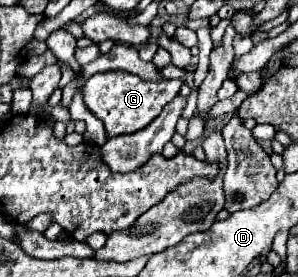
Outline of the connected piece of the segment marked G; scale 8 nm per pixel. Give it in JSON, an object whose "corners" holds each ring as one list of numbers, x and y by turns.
{"corners":[[104,71,104,73,92,75,86,81,82,95,84,95,86,107,104,123,106,137,110,139,114,135,128,135,144,129,162,113,164,105,178,95,182,85,184,85,182,79,146,81,128,71]]}

